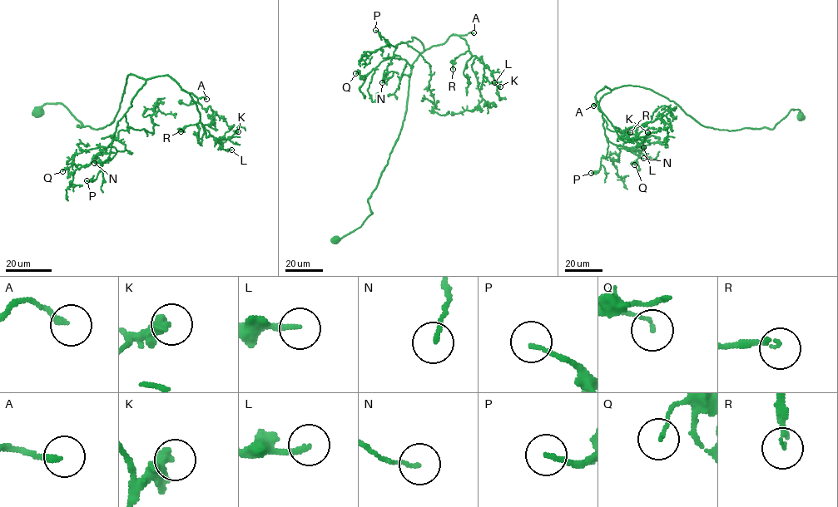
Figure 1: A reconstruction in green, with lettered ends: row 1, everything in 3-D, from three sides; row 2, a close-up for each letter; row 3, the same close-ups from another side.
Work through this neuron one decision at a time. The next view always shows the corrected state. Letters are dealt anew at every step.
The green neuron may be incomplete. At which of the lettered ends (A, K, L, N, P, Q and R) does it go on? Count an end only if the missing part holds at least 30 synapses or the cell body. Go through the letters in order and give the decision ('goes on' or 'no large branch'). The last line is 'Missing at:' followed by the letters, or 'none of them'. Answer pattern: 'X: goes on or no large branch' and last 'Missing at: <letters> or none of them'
A: goes on
K: no large branch
L: no large branch
N: no large branch
P: goes on
Q: no large branch
R: goes on
Missing at: A, P, R

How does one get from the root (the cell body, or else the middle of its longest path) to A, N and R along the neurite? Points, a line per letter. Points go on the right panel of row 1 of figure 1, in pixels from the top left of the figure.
A: (801, 116), (792, 109), (773, 129), (715, 129), (649, 89), (630, 85), (605, 86), (593, 105)
N: (801, 116), (792, 109), (773, 129), (715, 129), (649, 89), (614, 88), (598, 104), (604, 134), (643, 158)
R: (801, 116), (792, 109), (773, 129), (715, 129), (649, 89), (605, 86), (599, 108), (630, 132)

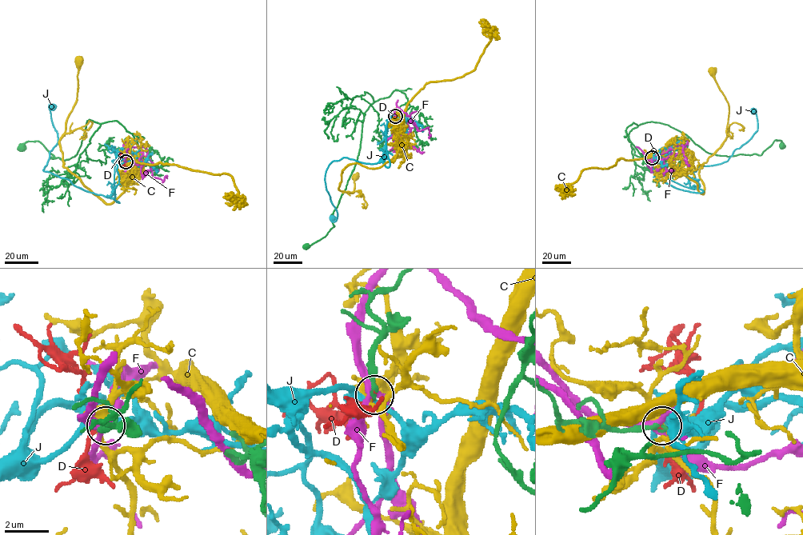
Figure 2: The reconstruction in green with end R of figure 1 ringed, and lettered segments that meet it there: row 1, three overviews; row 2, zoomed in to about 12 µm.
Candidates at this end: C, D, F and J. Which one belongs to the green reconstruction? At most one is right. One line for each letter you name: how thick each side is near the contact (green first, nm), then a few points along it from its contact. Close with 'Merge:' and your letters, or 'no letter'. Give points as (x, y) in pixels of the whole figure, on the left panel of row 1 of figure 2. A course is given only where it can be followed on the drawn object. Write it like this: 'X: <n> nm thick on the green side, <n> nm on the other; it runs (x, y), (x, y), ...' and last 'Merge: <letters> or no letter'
D: 260 nm thick on the green side, 150 nm on the other
Merge: D

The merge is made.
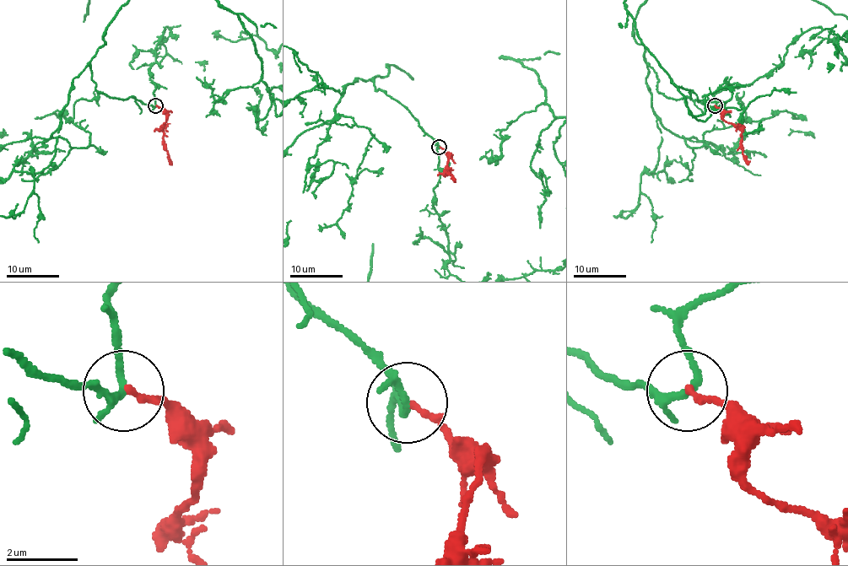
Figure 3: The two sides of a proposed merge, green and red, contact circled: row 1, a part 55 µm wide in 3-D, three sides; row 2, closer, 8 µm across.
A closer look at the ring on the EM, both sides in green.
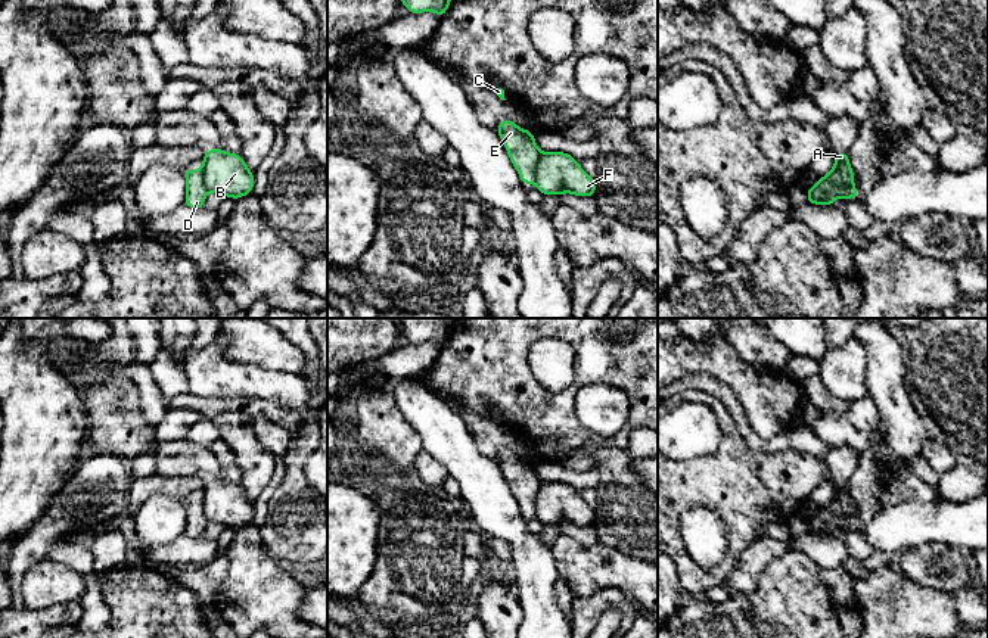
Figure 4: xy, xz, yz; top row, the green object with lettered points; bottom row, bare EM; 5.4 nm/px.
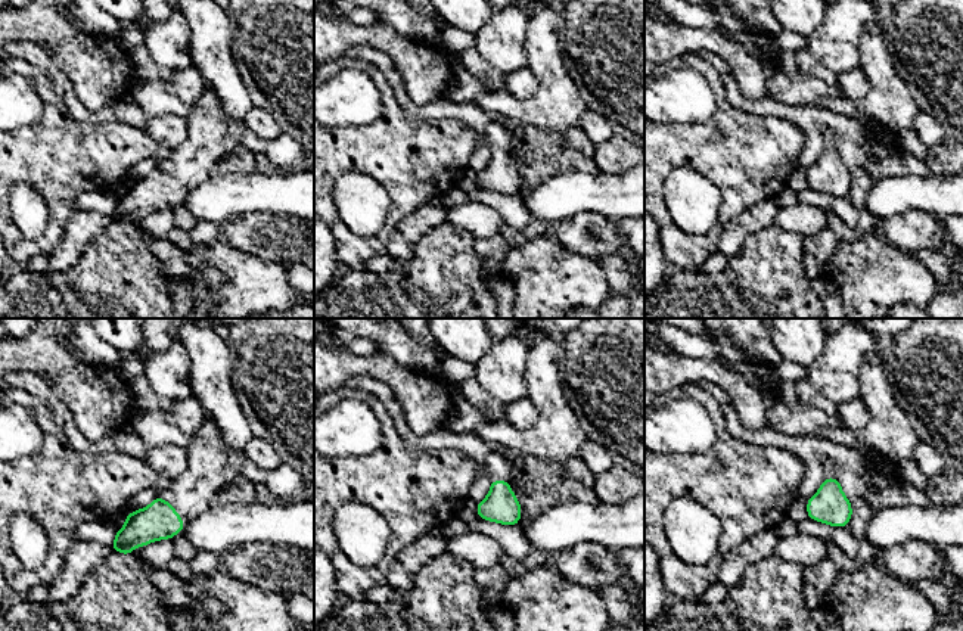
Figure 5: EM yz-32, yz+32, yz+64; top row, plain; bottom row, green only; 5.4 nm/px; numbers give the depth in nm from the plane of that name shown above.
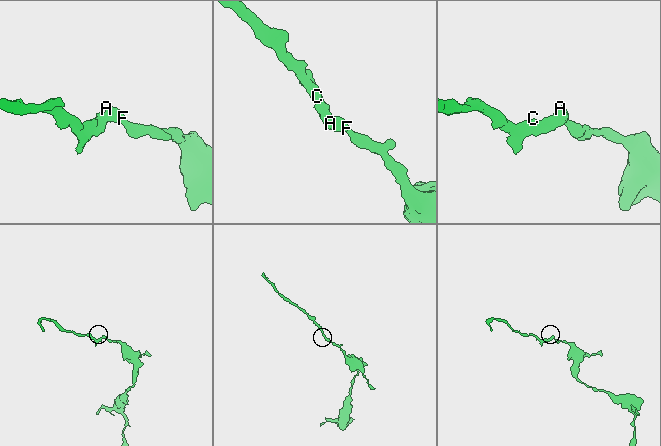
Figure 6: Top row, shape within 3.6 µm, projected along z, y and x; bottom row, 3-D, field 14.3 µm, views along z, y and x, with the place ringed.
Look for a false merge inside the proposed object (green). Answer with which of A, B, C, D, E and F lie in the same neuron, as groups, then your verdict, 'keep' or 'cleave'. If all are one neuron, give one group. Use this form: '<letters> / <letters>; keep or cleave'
A B F / C D E; cleave

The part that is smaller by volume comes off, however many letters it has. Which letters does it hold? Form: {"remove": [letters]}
{"remove": ["C", "D", "E"]}

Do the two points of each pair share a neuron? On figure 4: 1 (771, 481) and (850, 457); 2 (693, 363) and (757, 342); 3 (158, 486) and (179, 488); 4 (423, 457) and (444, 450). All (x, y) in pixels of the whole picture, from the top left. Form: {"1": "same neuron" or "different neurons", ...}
{"1": "different neurons", "2": "different neurons", "3": "same neuron", "4": "different neurons"}

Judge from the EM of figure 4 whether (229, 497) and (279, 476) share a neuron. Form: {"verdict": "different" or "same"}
{"verdict": "different"}

